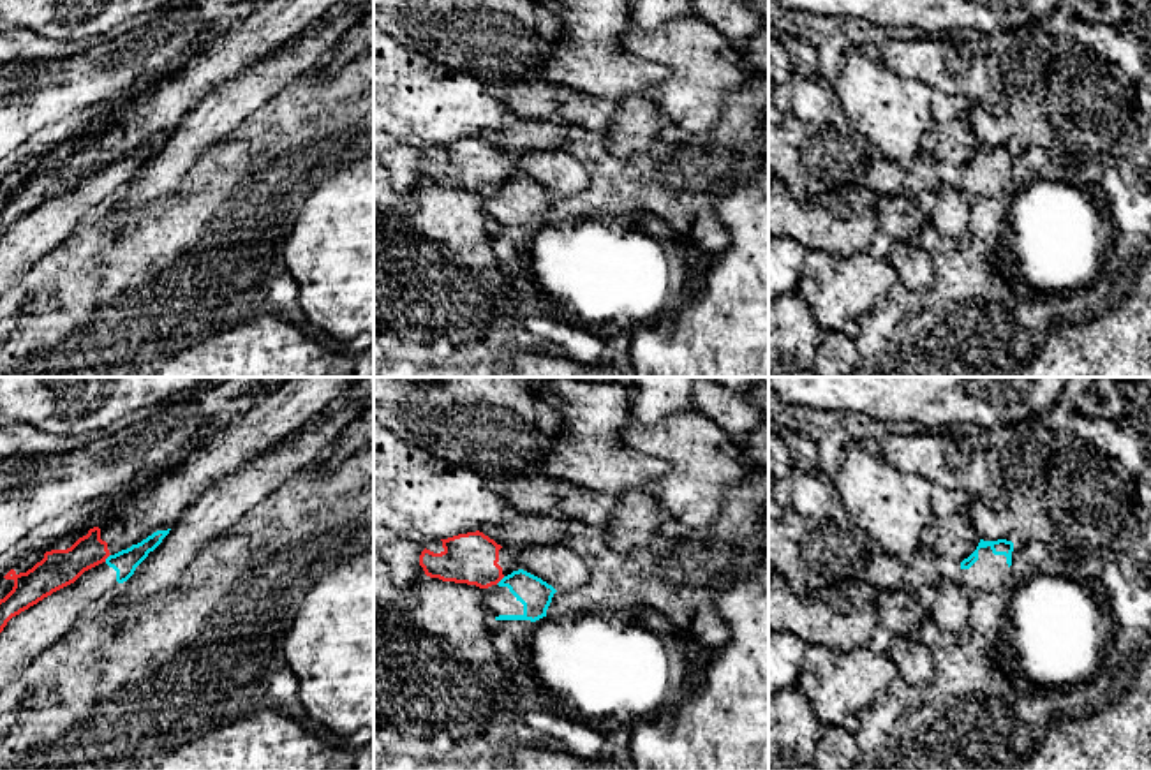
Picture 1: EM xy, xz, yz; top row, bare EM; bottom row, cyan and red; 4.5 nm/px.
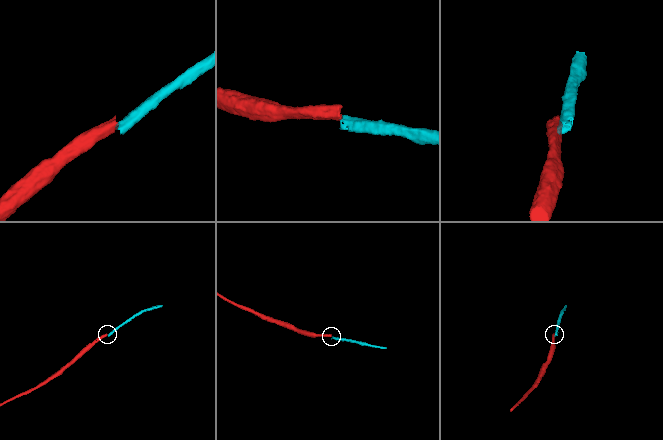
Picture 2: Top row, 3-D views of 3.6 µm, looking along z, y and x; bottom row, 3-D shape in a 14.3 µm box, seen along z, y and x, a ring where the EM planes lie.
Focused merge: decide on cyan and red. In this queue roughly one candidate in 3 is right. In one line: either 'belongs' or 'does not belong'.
does not belong

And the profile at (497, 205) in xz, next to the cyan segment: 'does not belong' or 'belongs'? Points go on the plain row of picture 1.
belongs

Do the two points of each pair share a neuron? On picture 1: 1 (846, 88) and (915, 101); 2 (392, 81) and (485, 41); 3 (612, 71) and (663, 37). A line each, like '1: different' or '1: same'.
1: same
2: different
3: different

